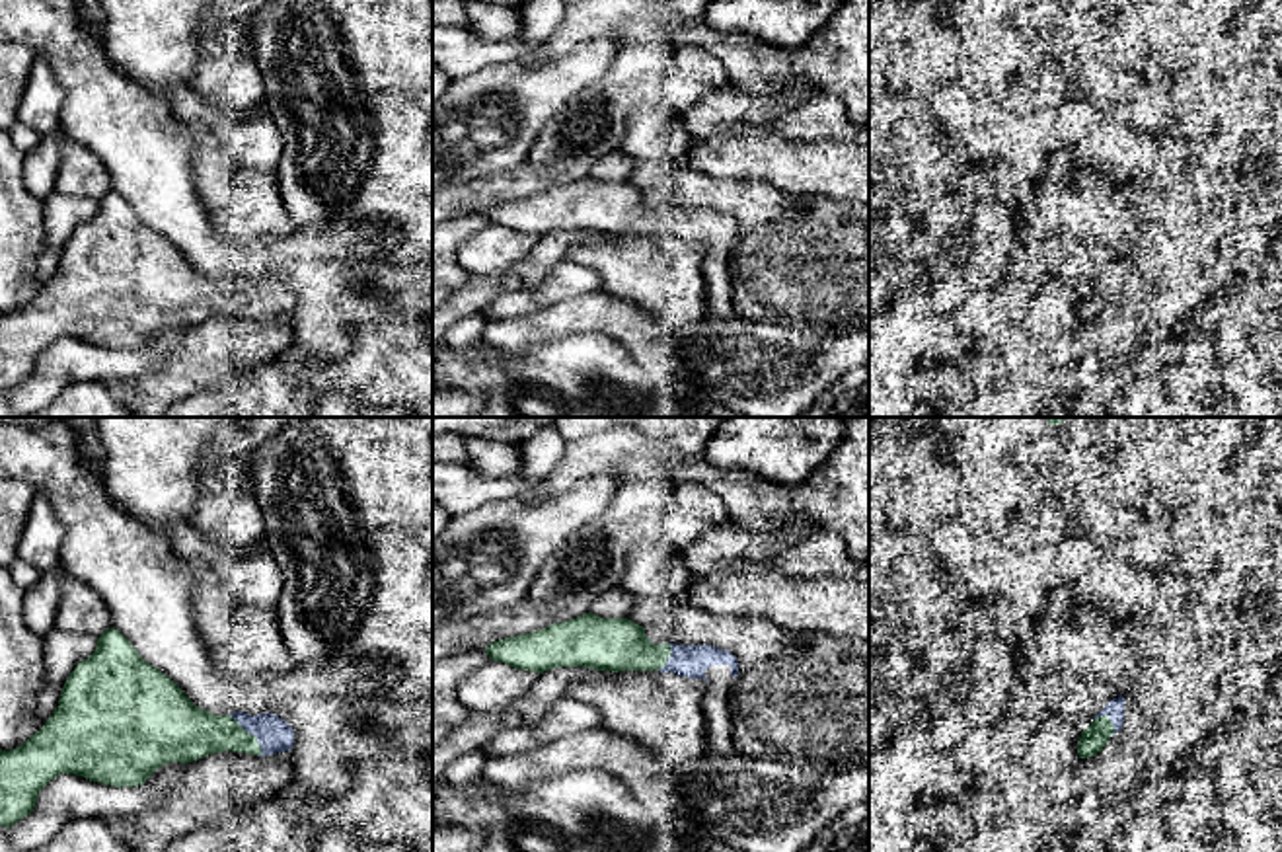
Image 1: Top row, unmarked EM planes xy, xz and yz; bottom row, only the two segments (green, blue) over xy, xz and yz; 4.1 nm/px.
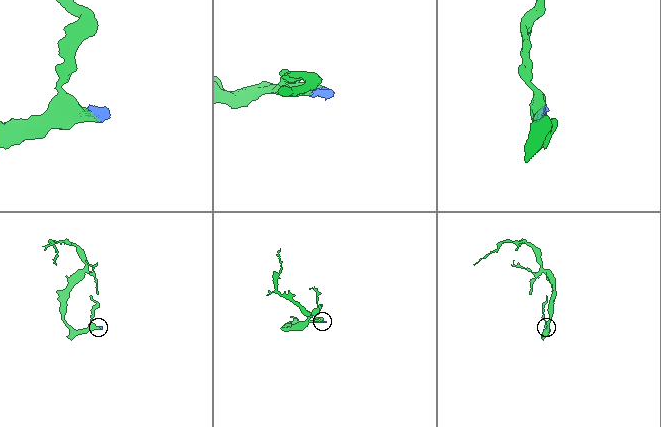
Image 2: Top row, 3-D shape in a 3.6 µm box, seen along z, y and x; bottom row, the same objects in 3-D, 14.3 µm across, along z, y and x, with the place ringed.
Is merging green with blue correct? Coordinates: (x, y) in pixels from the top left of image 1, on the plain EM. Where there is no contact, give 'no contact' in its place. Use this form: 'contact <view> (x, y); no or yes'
contact xy (252, 299); yes

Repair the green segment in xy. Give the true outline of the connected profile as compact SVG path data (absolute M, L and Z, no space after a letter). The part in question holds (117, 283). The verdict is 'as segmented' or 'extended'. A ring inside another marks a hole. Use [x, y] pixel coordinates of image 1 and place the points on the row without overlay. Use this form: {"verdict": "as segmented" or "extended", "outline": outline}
{"verdict": "extended", "outline": "M115 191L97 201L95 214L66 242L58 269L23 308L0 314L0 390L27 380L39 355L60 337L105 349L142 349L160 329L193 326L214 316L269 320L290 314L294 292L275 277L214 279L195 269L160 232L146 226Z"}

